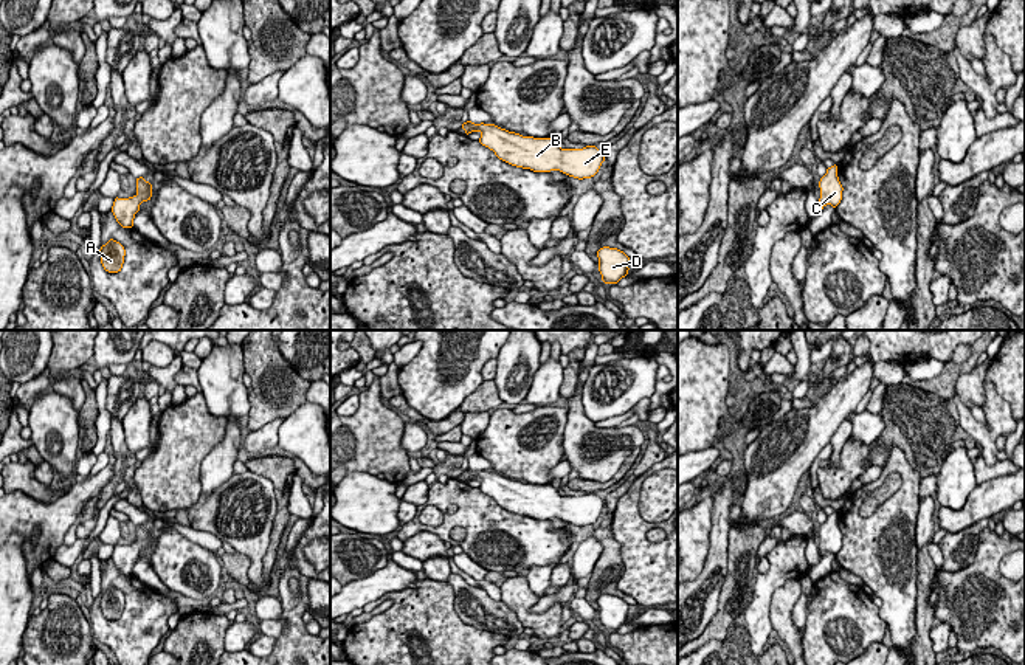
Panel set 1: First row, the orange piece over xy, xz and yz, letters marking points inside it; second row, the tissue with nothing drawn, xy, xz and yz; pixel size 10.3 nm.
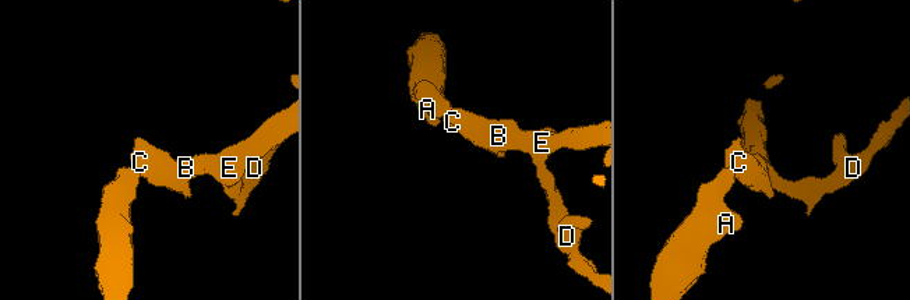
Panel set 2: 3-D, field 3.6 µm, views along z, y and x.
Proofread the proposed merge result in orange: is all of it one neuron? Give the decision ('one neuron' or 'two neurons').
one neuron

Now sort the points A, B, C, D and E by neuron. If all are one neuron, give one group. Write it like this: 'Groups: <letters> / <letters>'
Groups: A B C D E

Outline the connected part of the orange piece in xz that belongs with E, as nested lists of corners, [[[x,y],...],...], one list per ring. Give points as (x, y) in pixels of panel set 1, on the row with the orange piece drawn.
[[[467,121],[462,129],[467,135],[479,132],[479,143],[493,150],[499,160],[533,172],[560,171],[583,180],[594,177],[605,161],[605,155],[595,146],[561,149],[557,138],[523,136],[484,122]]]

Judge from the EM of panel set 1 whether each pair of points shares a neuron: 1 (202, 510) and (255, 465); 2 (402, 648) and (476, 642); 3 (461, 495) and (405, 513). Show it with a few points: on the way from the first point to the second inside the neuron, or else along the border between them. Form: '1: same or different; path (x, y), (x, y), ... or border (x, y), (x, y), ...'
1: different; border (248, 470), (265, 476), (272, 482), (275, 496)
2: same; path (410, 630), (416, 628), (431, 642), (455, 642)
3: different; border (414, 515), (400, 526)

